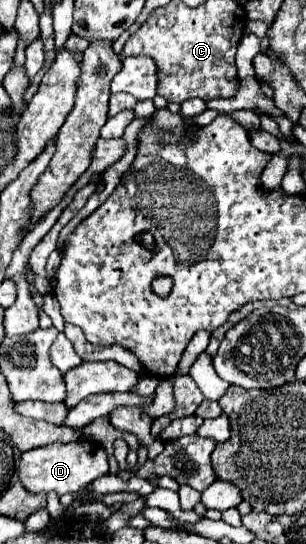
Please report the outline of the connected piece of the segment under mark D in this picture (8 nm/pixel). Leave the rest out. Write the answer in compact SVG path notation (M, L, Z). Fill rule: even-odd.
M84 438L76 442L68 442L68 444L58 442L52 446L24 452L20 456L20 464L16 472L18 472L22 486L28 492L34 492L34 494L56 492L58 496L62 496L62 494L80 492L92 480L108 474L108 456L104 454L104 450L100 450L100 446L96 446L96 442L88 442Z

